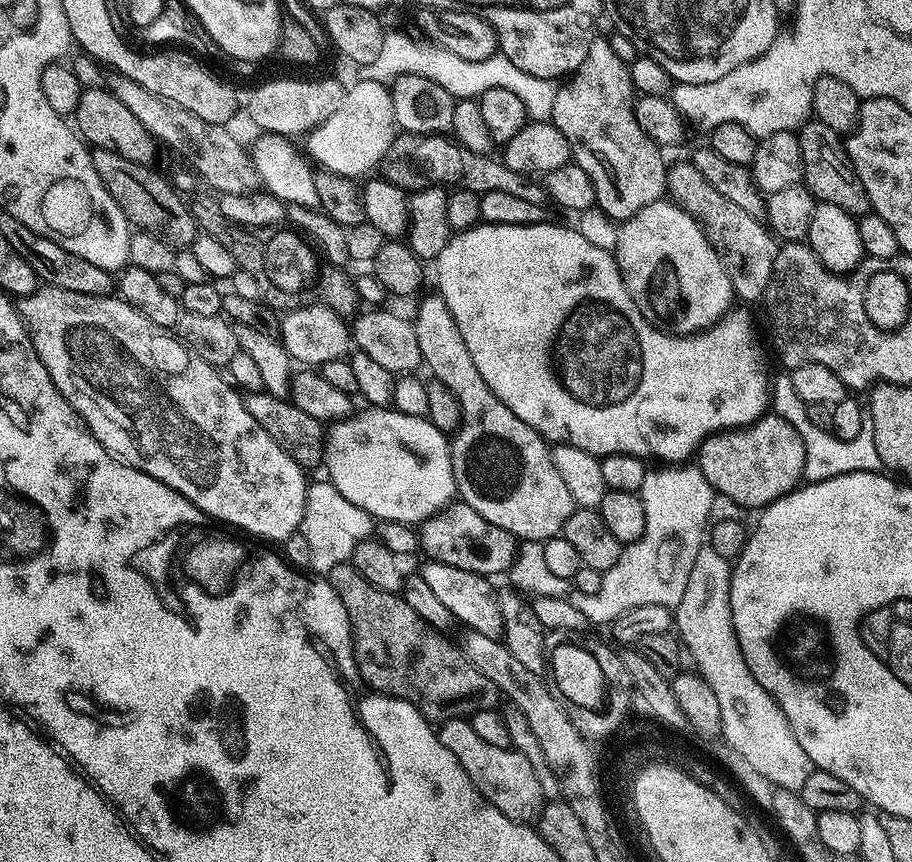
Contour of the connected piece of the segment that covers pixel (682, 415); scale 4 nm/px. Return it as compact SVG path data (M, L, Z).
M545 222L530 226L506 226L505 224L485 224L465 232L457 232L445 243L443 250L434 261L438 295L450 306L454 322L458 322L458 334L478 366L478 374L486 378L486 386L494 394L533 428L539 436L557 444L573 444L578 450L586 450L598 457L610 454L630 454L647 458L652 462L684 462L688 455L695 453L700 443L716 432L727 432L738 428L747 428L755 420L765 415L770 408L770 375L768 360L764 357L764 348L760 345L760 336L752 325L752 316L744 308L733 307L724 313L710 328L694 332L690 336L678 336L670 332L661 332L634 306L634 298L626 290L620 272L616 269L616 258L600 244L587 240L580 232L572 228L563 228L560 224Z

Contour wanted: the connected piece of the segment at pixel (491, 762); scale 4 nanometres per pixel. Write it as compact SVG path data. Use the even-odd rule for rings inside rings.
M471 719L446 720L439 725L440 741L458 762L462 762L462 770L470 774L470 782L486 799L506 818L521 822L532 822L539 817L544 809L546 797L542 786L538 786L538 774L534 774L534 766L526 754L517 752L515 748L503 748L494 746L491 742L485 742L474 730Z

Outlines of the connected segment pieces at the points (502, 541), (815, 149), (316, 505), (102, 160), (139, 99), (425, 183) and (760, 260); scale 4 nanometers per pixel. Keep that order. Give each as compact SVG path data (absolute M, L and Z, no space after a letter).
M453 502L447 504L447 506L441 509L440 512L433 513L433 515L429 517L428 520L423 521L423 523L421 523L418 528L418 548L421 553L423 551L425 552L425 557L427 557L428 560L437 560L438 562L442 562L446 566L458 566L458 570L470 570L474 574L478 574L479 576L486 576L489 578L496 578L496 575L498 575L499 572L502 572L502 574L504 574L509 571L509 568L515 561L517 547L518 541L515 536L512 536L506 530L502 530L502 526L494 526L490 522L486 522L486 518L482 518L482 514L478 514L478 510L470 510L470 506L463 502Z
M812 118L800 125L798 135L804 171L802 183L812 191L817 201L830 206L838 206L857 218L871 212L870 194L866 194L866 186L862 186L862 178L858 178L854 170L841 133L830 130L830 126L826 126L821 120Z
M313 481L309 485L299 531L305 535L309 545L310 570L315 575L326 576L334 566L347 563L351 559L354 546L360 540L369 539L373 530L374 518L361 507L348 502L331 481Z
M92 148L92 161L94 170L98 170L98 178L102 178L102 186L118 202L122 214L128 219L129 225L135 226L141 232L149 232L162 242L177 250L184 250L191 245L193 238L198 234L196 217L192 209L168 185L164 176L155 172L155 167L138 162L130 162L130 158L122 158L122 154L114 154L114 150Z
M119 74L110 75L106 81L108 91L122 102L122 106L130 109L130 114L142 122L142 126L161 145L173 148L180 156L188 159L188 164L216 191L216 194L240 194L257 191L260 178L249 151L236 141L236 136L223 124L208 124L202 118L190 114L182 106L172 104L166 98L158 98L158 94L150 94L138 82Z
M401 131L394 138L390 150L386 150L382 176L409 193L441 186L448 190L465 188L481 194L502 190L502 194L515 194L525 202L545 203L543 183L537 182L533 177L518 174L518 170L510 170L510 166L506 166L503 159L496 157L495 160L494 157L492 154L474 154L474 150L466 150L466 146L456 143L455 139L444 134L428 135Z
M690 162L684 164L667 165L668 186L667 195L671 203L677 204L683 212L694 218L704 237L710 242L710 246L720 256L728 277L732 283L732 291L737 297L744 300L763 301L764 291L768 289L770 282L770 270L774 266L774 258L778 247L778 240L770 231L764 220L755 220L741 210L730 198L725 198L702 178L698 166Z

